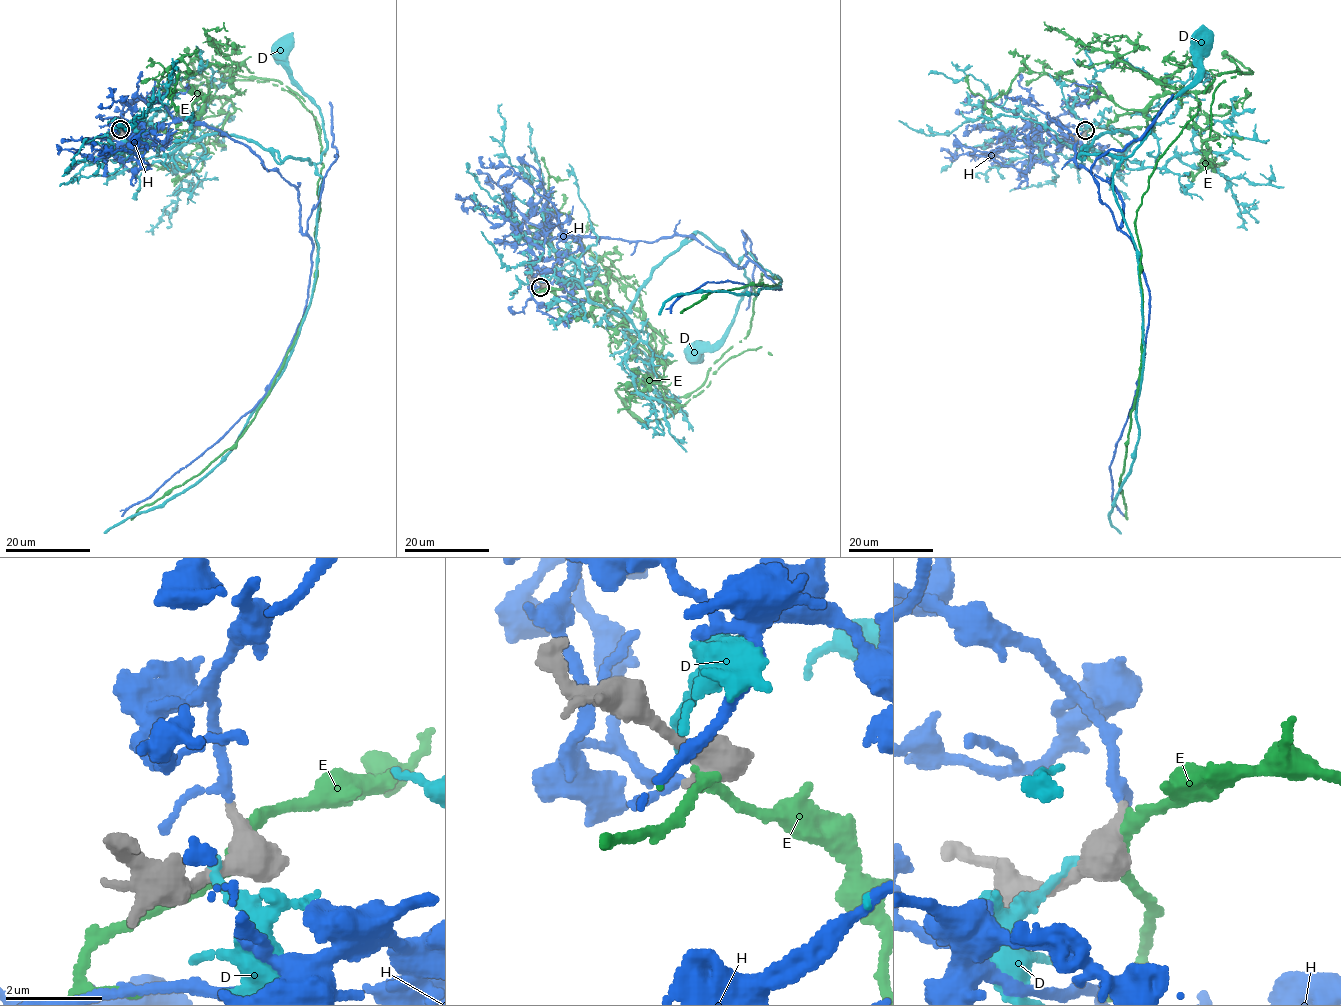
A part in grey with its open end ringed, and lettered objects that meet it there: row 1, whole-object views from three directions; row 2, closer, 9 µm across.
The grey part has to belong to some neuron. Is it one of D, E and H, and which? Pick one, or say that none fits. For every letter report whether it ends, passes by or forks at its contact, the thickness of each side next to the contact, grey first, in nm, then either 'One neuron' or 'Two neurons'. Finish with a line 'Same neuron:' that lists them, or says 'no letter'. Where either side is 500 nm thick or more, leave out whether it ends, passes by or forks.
D: It ends there. Thickness 320 nm (grey) against 200 nm. Two neurons
E: Thickness 750 nm (grey) against 240 nm. Two neurons
H: It passes by. Thickness 380 nm (grey) against 180 nm. One neuron
Same neuron: H

